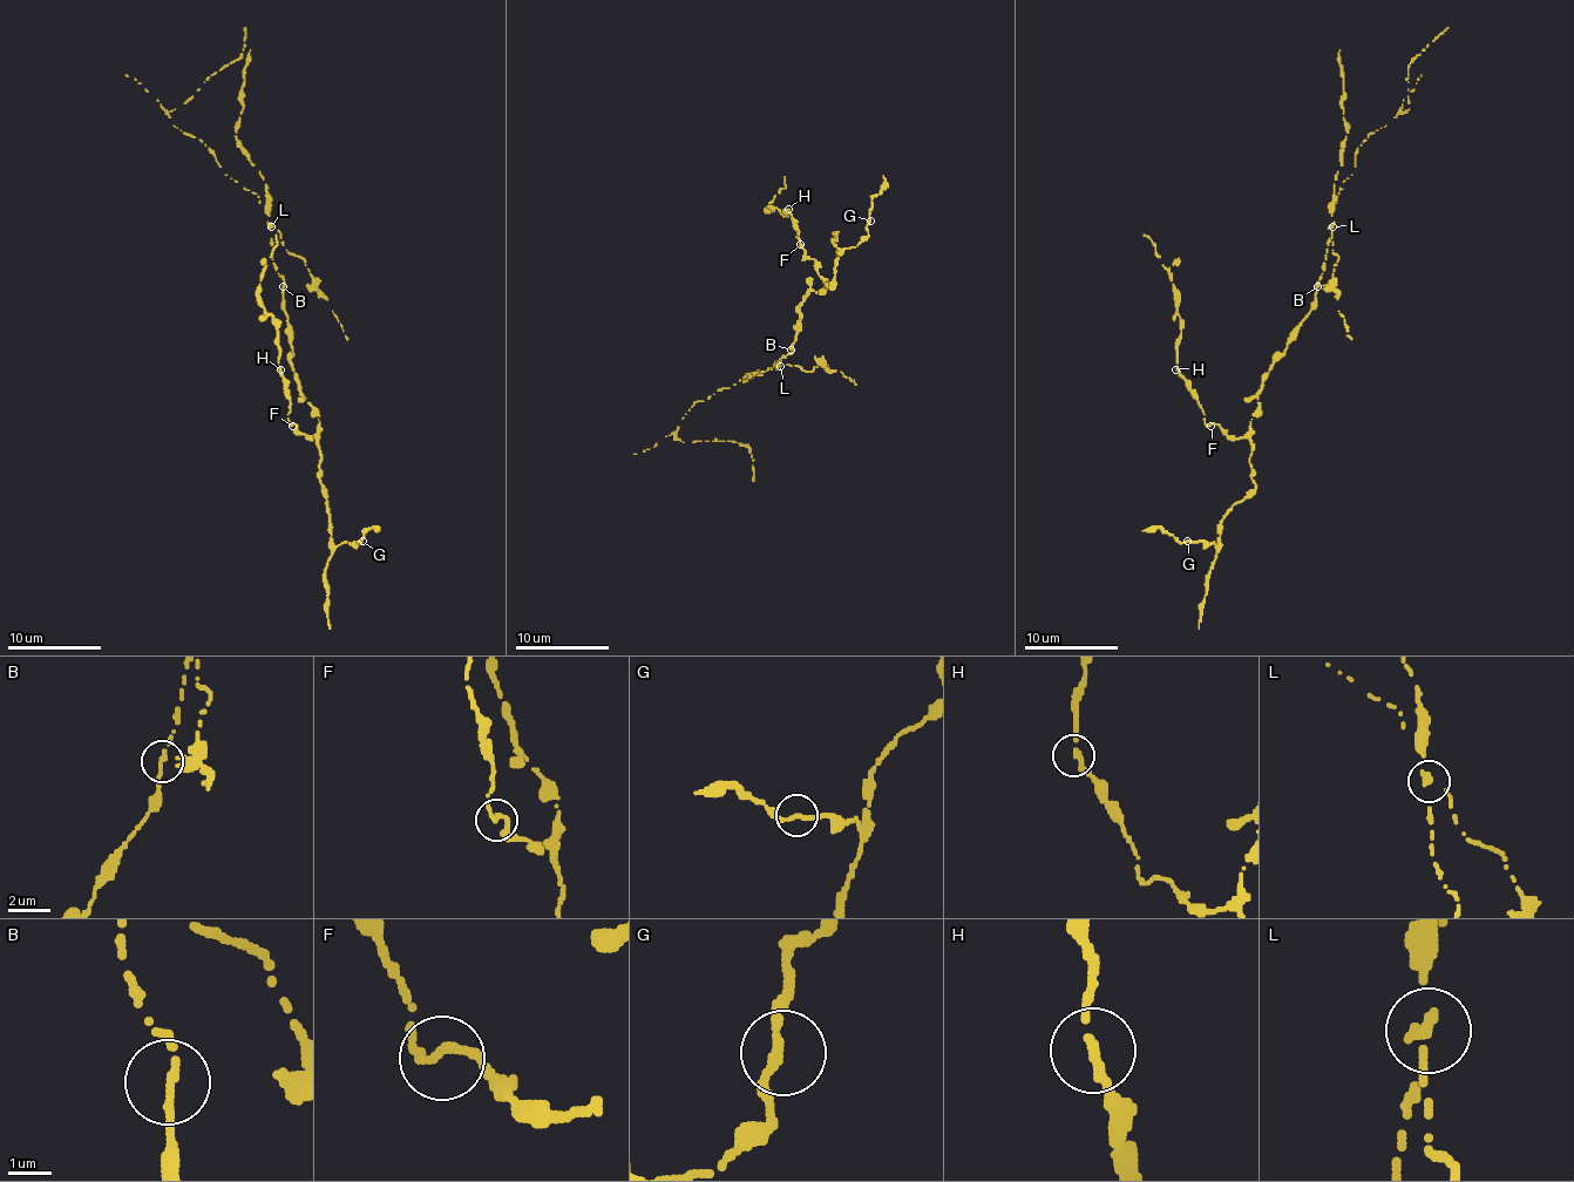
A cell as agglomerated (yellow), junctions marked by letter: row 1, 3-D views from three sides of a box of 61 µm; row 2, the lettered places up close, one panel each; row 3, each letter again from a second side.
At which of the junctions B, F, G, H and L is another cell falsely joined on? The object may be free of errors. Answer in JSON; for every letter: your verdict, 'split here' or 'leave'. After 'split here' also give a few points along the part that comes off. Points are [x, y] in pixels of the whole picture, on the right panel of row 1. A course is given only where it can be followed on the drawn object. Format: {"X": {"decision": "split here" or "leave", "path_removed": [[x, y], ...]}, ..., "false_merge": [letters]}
{"B": {"decision": "leave"}, "F": {"decision": "leave"}, "G": {"decision": "leave"}, "H": {"decision": "leave"}, "L": {"decision": "split here"}, "false_merge": ["L"]}

